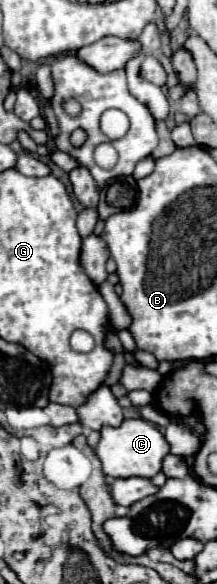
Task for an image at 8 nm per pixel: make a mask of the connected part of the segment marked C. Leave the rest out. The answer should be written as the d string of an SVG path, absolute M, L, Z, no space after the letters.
M125 419L119 427L103 427L101 439L95 447L95 455L103 465L103 473L109 479L127 477L155 477L161 471L161 461L169 453L169 445L163 433L145 419Z

